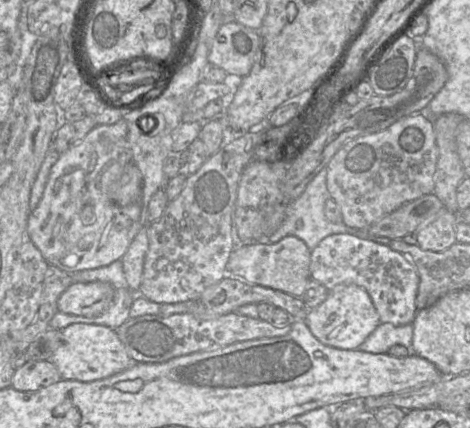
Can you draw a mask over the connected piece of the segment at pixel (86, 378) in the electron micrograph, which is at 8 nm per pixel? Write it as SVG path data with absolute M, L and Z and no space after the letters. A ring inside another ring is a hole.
M86 323L70 324L69 326L67 326L66 328L61 330L60 339L59 339L59 346L54 351L54 353L51 357L51 361L53 362L53 364L59 370L59 372L62 376L62 379L71 379L71 380L81 381L81 382L92 382L92 381L96 381L96 380L101 380L101 379L110 377L112 375L115 375L117 373L120 373L120 372L124 371L125 369L129 368L133 363L140 363L140 362L133 362L132 361L132 359L128 355L124 345L120 341L115 329L112 329L110 327L103 326L103 325L86 324Z

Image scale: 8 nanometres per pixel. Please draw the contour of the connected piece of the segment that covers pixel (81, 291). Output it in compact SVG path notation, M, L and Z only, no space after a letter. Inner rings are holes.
M73 282L58 298L59 312L93 318L110 307L115 290L107 282Z

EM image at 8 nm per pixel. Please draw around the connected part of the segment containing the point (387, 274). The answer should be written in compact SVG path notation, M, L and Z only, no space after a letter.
M333 234L325 237L311 251L310 279L319 282L328 290L340 284L356 284L364 288L371 297L381 323L391 323L394 326L412 324L418 312L415 300L419 276L415 266L401 253L372 240L362 239L350 234Z

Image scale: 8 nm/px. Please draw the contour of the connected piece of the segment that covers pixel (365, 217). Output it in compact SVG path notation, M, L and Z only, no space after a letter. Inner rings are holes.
M421 110L380 132L344 143L326 166L327 189L339 206L345 225L368 229L402 205L433 193L437 160L434 116Z

